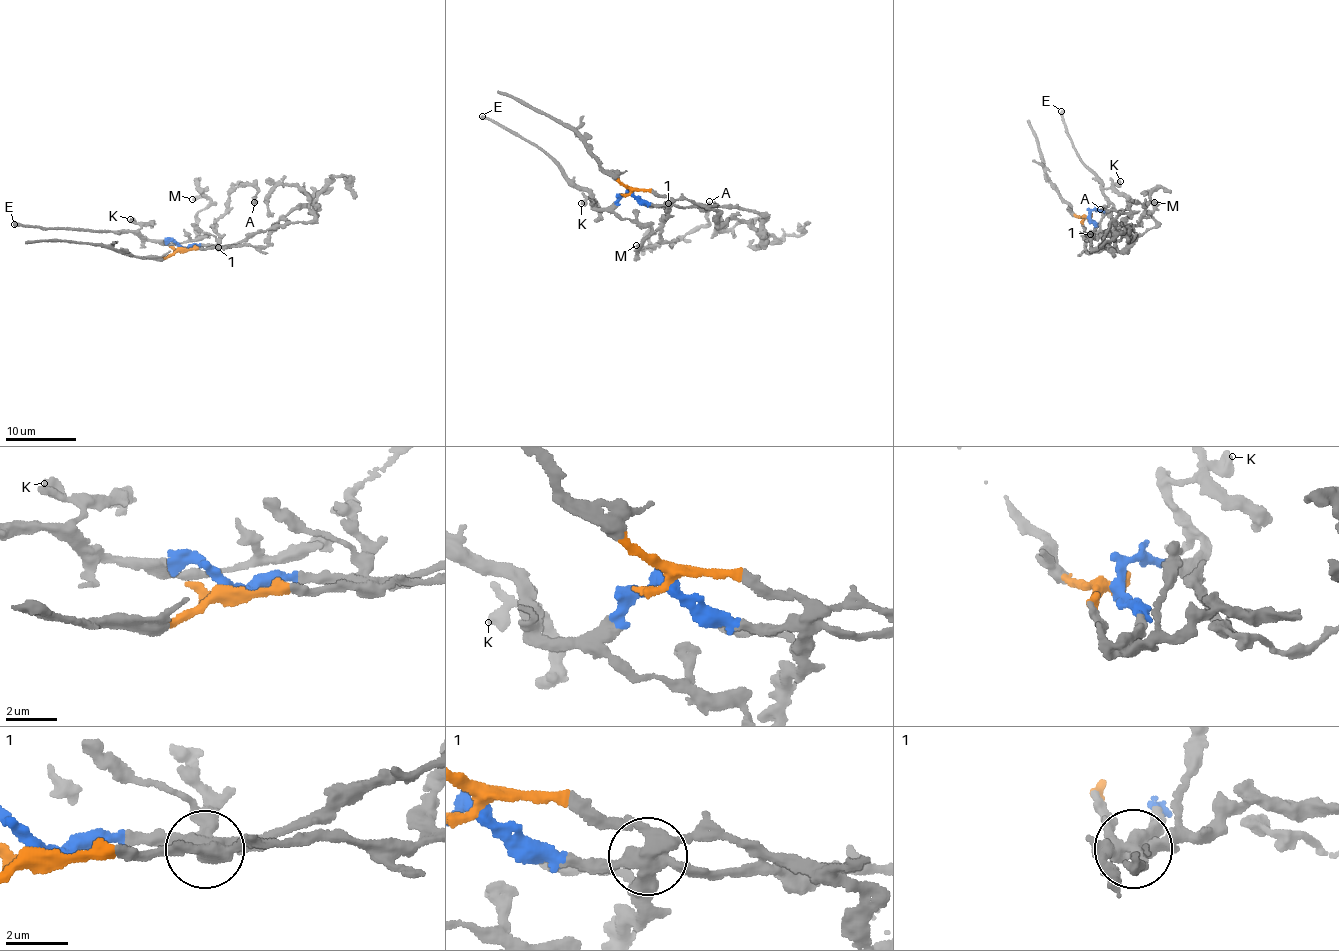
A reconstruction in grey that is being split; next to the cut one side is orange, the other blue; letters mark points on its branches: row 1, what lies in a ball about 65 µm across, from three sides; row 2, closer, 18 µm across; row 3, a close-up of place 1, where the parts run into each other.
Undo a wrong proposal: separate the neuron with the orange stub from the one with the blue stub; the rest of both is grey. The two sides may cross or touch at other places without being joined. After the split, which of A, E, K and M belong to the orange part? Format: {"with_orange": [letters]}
{"with_orange": ["A"]}

